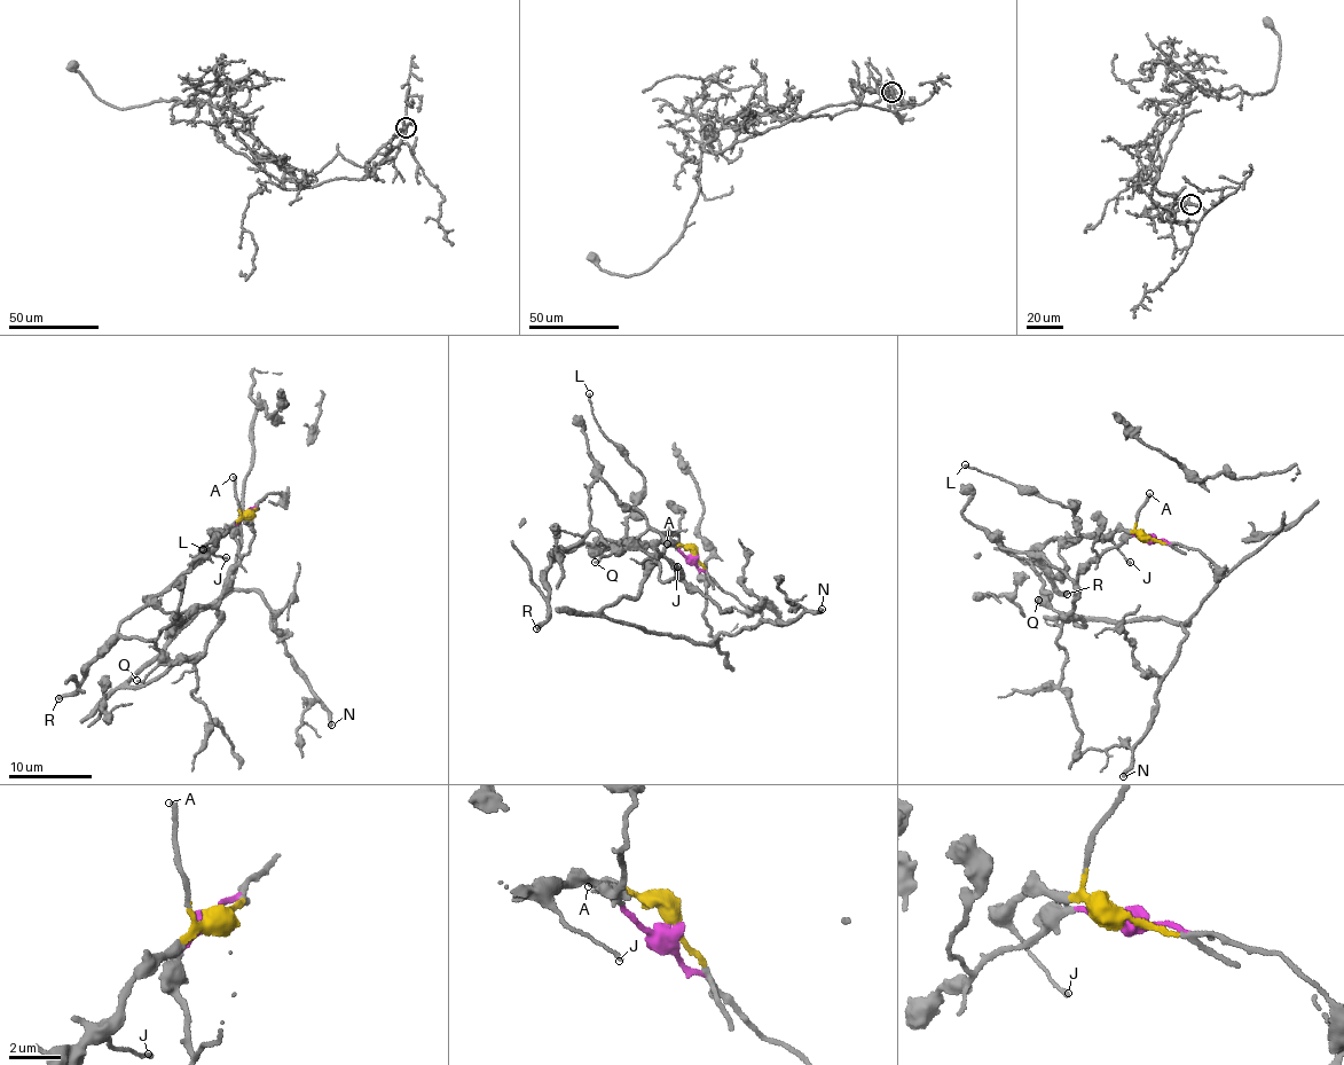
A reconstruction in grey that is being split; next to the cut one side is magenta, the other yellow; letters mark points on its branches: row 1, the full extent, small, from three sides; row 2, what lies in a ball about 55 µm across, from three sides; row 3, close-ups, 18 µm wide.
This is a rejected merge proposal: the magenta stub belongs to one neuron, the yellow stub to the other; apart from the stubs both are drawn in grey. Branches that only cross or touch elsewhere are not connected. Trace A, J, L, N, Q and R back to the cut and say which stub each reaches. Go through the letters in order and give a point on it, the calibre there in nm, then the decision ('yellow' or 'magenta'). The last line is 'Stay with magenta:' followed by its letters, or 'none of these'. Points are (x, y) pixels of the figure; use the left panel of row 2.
A: at (233, 477); 180 nm thick; yellow
J: at (226, 557); 140 nm thick; yellow
L: at (203, 549); 150 nm thick; yellow
N: at (331, 725); 260 nm thick; magenta
Q: at (136, 680); 140 nm thick; yellow
R: at (59, 698); 320 nm thick; yellow
Stay with magenta: N

